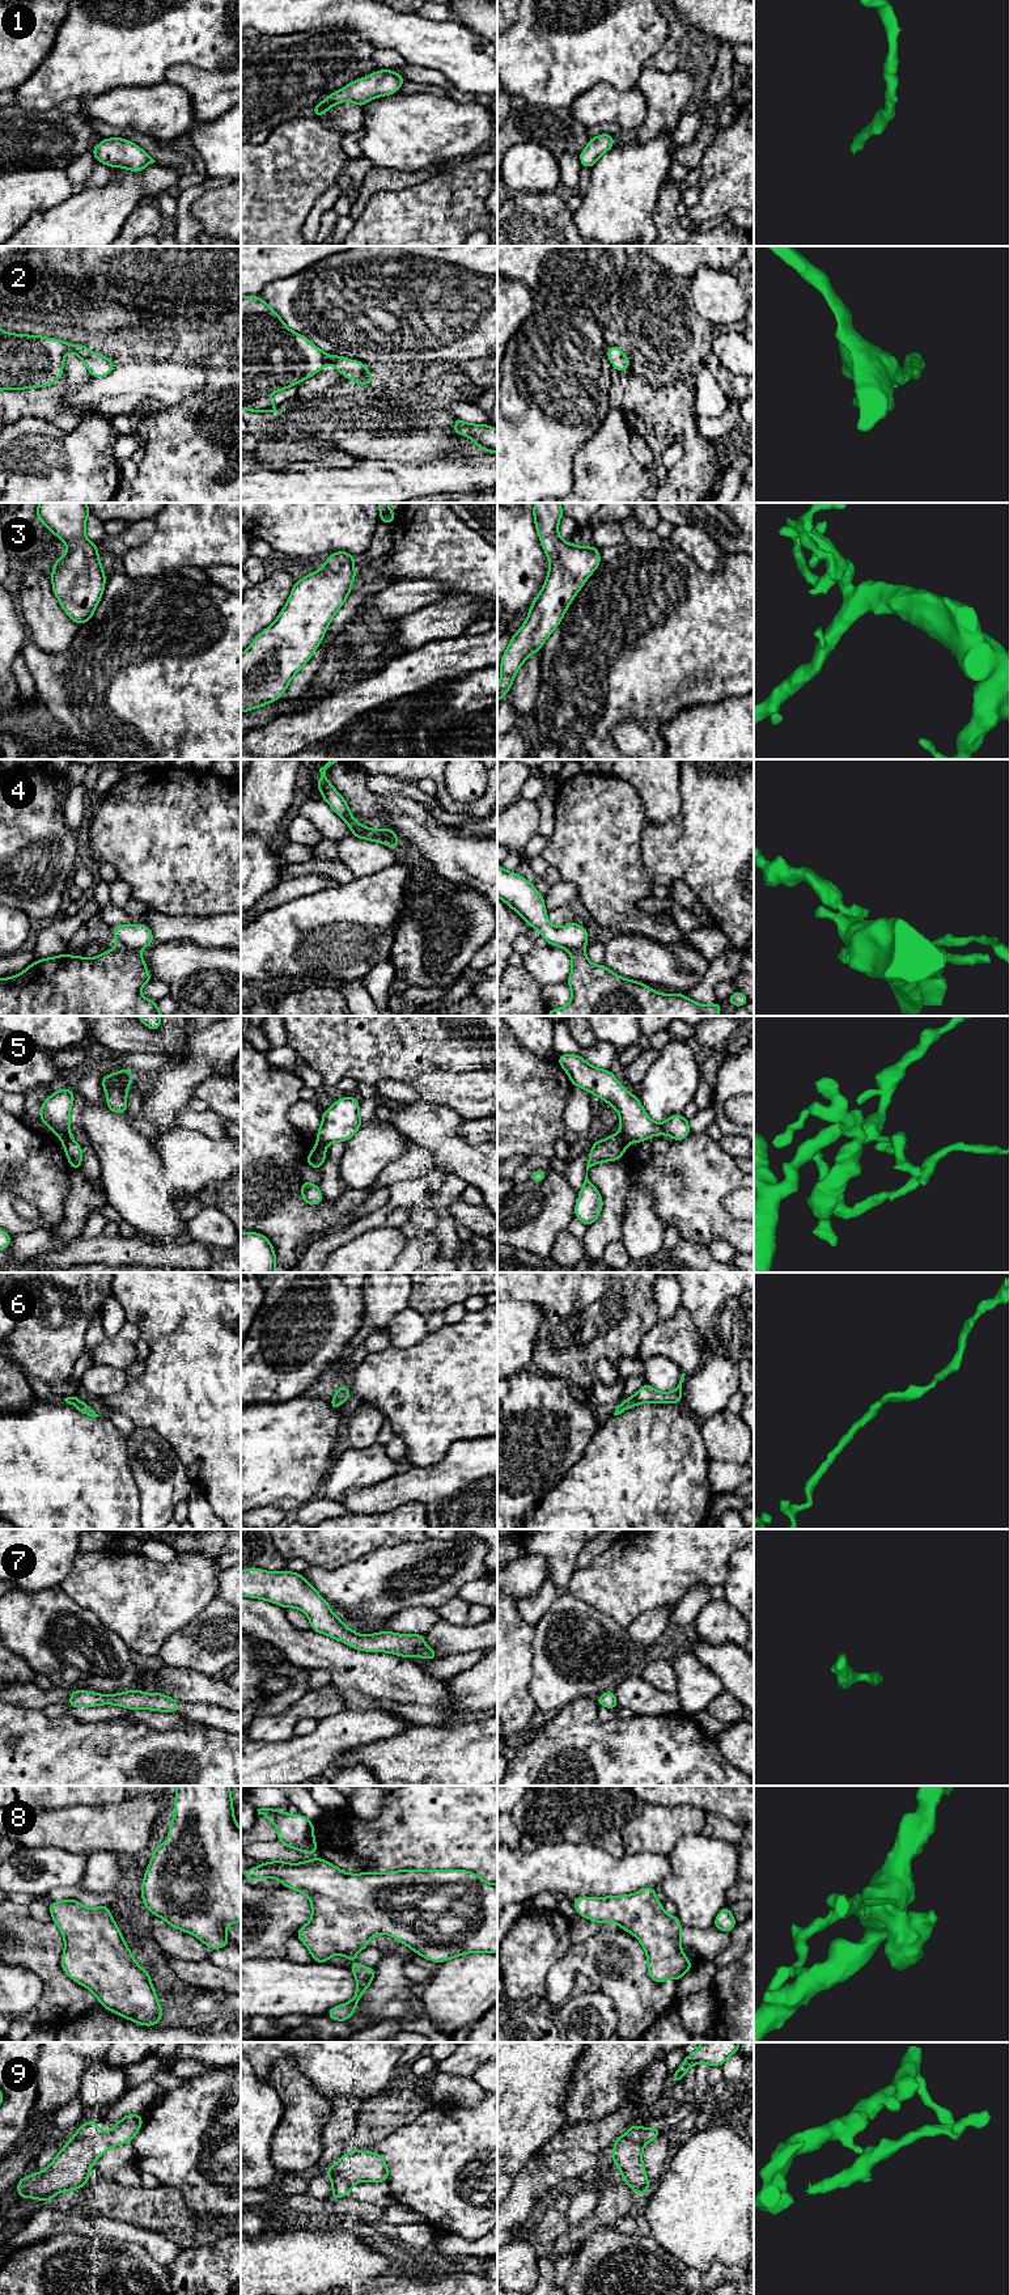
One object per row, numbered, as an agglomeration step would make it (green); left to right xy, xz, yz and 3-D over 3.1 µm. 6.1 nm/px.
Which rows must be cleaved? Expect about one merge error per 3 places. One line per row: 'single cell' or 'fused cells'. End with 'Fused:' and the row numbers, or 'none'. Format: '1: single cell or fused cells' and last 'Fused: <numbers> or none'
1: single cell
2: single cell
3: single cell
4: fused cells
5: fused cells
6: single cell
7: single cell
8: single cell
9: fused cells
Fused: 4, 5, 9

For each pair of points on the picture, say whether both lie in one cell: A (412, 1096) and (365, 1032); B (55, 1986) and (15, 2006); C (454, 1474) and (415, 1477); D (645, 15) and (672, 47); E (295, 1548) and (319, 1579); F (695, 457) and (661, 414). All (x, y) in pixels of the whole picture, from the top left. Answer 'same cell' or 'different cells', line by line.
A: different cells
B: different cells
C: same cell
D: different cells
E: different cells
F: same cell

